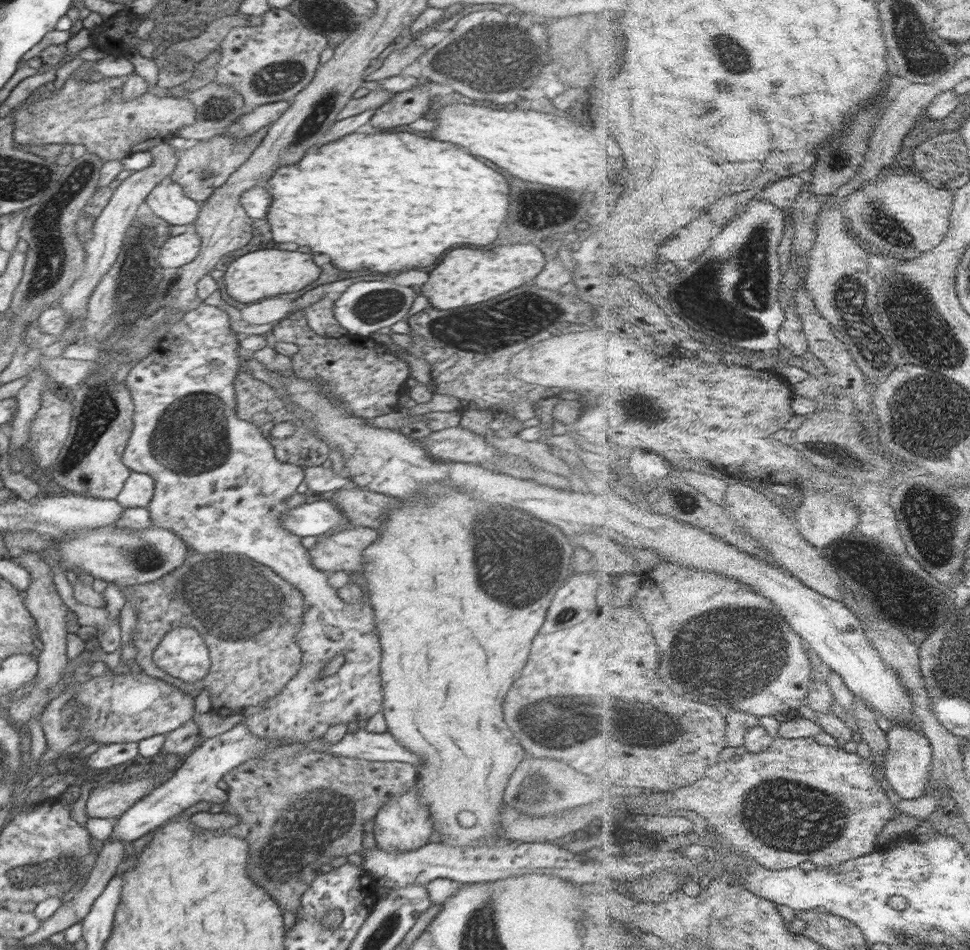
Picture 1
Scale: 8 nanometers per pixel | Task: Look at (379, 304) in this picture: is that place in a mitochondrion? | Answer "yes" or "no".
yes

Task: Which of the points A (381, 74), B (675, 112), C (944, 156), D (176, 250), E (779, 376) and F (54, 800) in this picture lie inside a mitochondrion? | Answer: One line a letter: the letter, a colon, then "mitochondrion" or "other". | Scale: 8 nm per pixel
A: other
B: other
C: other
D: other
E: other
F: other

